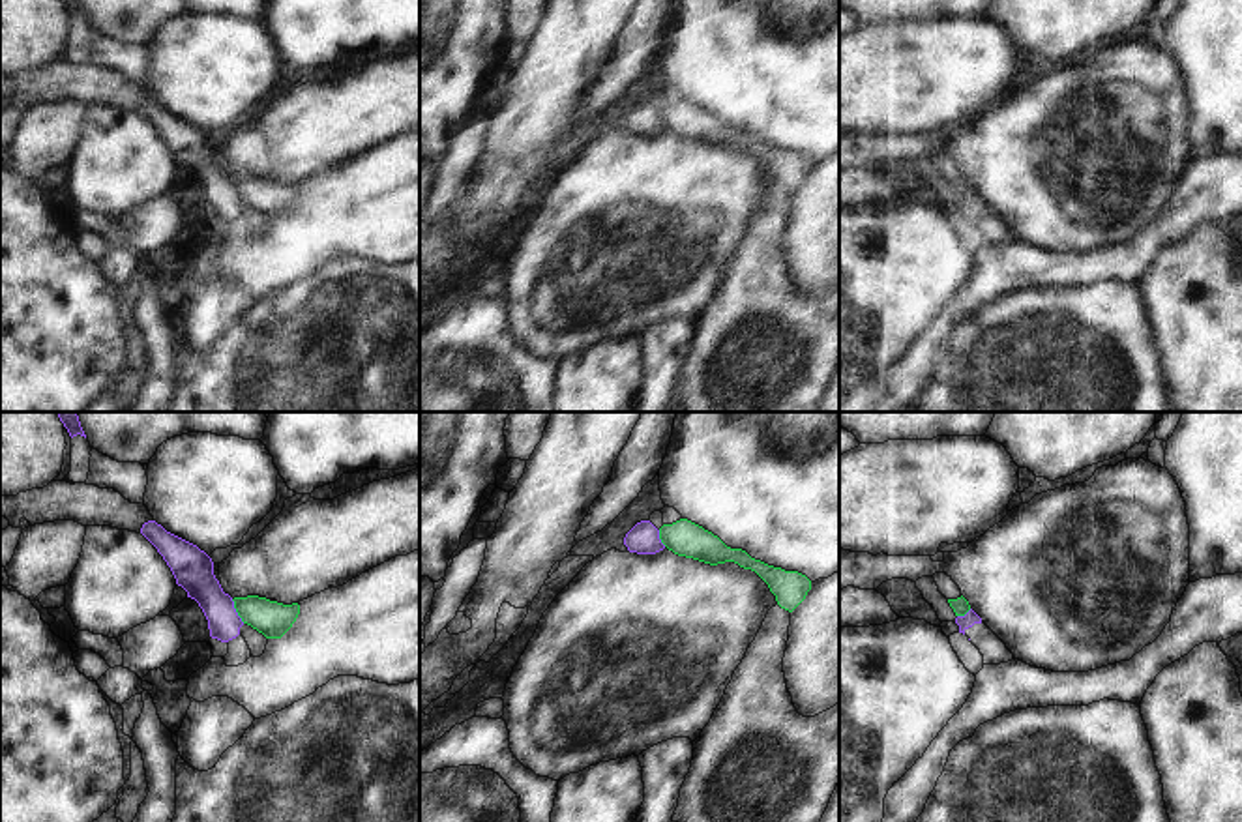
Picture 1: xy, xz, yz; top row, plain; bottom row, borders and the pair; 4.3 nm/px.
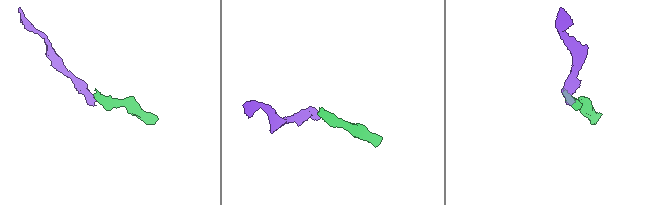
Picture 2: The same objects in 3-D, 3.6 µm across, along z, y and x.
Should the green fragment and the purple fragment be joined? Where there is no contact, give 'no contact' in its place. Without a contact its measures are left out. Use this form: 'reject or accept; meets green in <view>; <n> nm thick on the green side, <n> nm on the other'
reject; meets green in xy; 150 nm thick on the green side, 170 nm on the other

